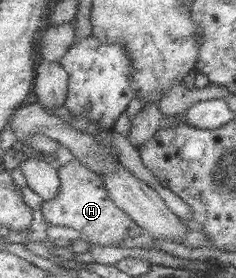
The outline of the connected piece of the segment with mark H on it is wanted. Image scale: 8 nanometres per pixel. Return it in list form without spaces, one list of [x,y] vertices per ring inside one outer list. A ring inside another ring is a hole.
[[[76,158],[67,166],[57,165],[61,188],[51,202],[43,201],[40,205],[42,218],[47,225],[59,225],[74,228],[87,236],[92,246],[119,246],[125,238],[137,238],[145,230],[131,216],[118,207],[105,188],[100,174],[93,172]]]

